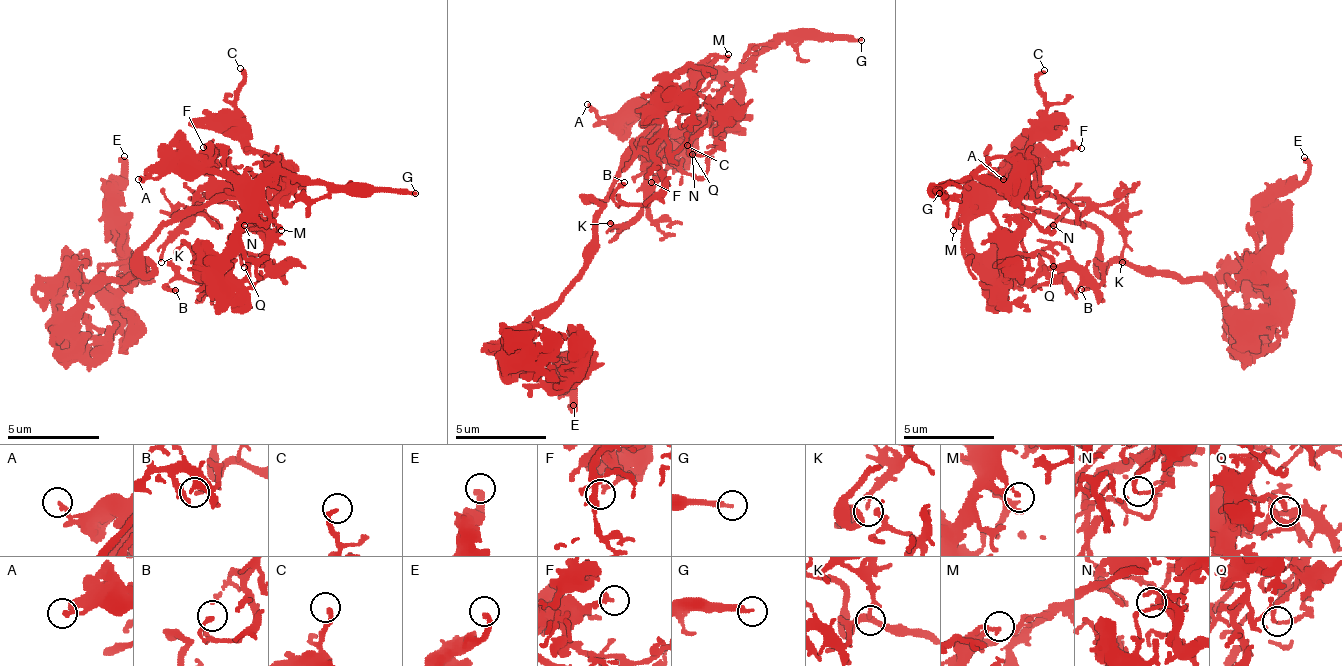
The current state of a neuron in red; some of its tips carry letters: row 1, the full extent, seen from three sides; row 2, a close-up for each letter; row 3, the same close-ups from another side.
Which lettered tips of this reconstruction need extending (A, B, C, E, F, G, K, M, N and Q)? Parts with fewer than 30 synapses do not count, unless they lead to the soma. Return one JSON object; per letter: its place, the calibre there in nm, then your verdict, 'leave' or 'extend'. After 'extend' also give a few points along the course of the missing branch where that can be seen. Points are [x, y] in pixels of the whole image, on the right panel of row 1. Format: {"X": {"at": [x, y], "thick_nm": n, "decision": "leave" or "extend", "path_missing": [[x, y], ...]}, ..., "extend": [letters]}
{"A": {"at": [1003, 179], "thick_nm": 220, "decision": "leave"}, "B": {"at": [1081, 289], "thick_nm": 190, "decision": "leave"}, "C": {"at": [1044, 70], "thick_nm": 240, "decision": "leave"}, "E": {"at": [1304, 157], "thick_nm": 280, "decision": "leave"}, "F": {"at": [1081, 148], "thick_nm": 160, "decision": "leave"}, "G": {"at": [939, 193], "thick_nm": 260, "decision": "extend"}, "K": {"at": [1122, 262], "thick_nm": 190, "decision": "leave"}, "M": {"at": [953, 230], "thick_nm": 170, "decision": "leave"}, "N": {"at": [1053, 225], "thick_nm": 150, "decision": "leave"}, "Q": {"at": [1053, 266], "thick_nm": 200, "decision": "leave"}, "extend": ["G"]}

